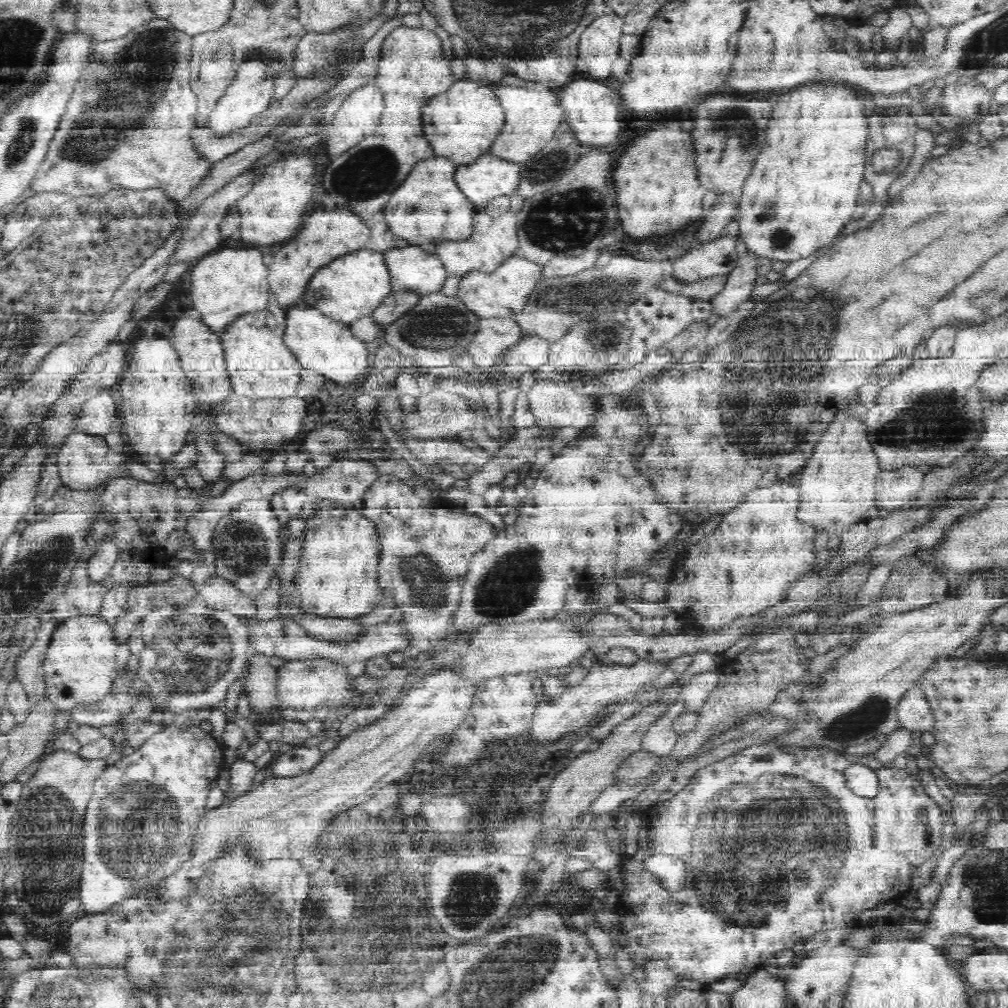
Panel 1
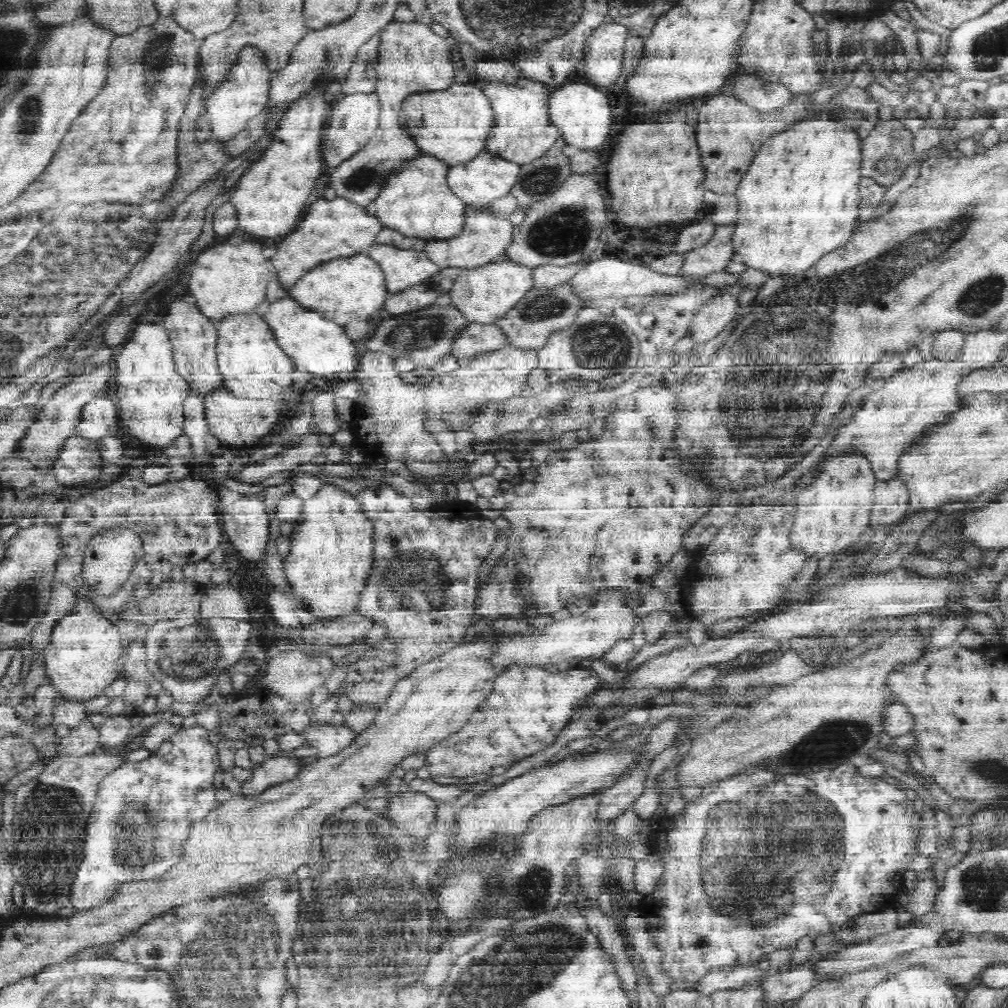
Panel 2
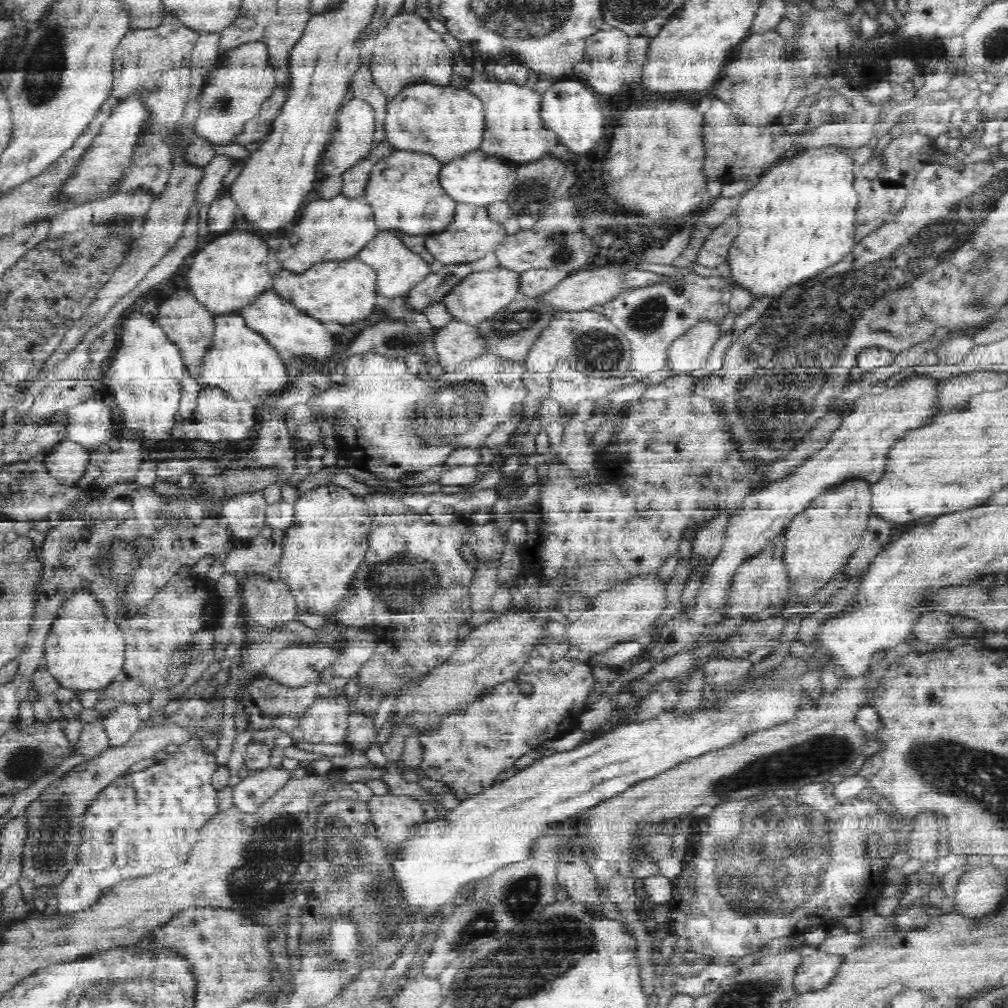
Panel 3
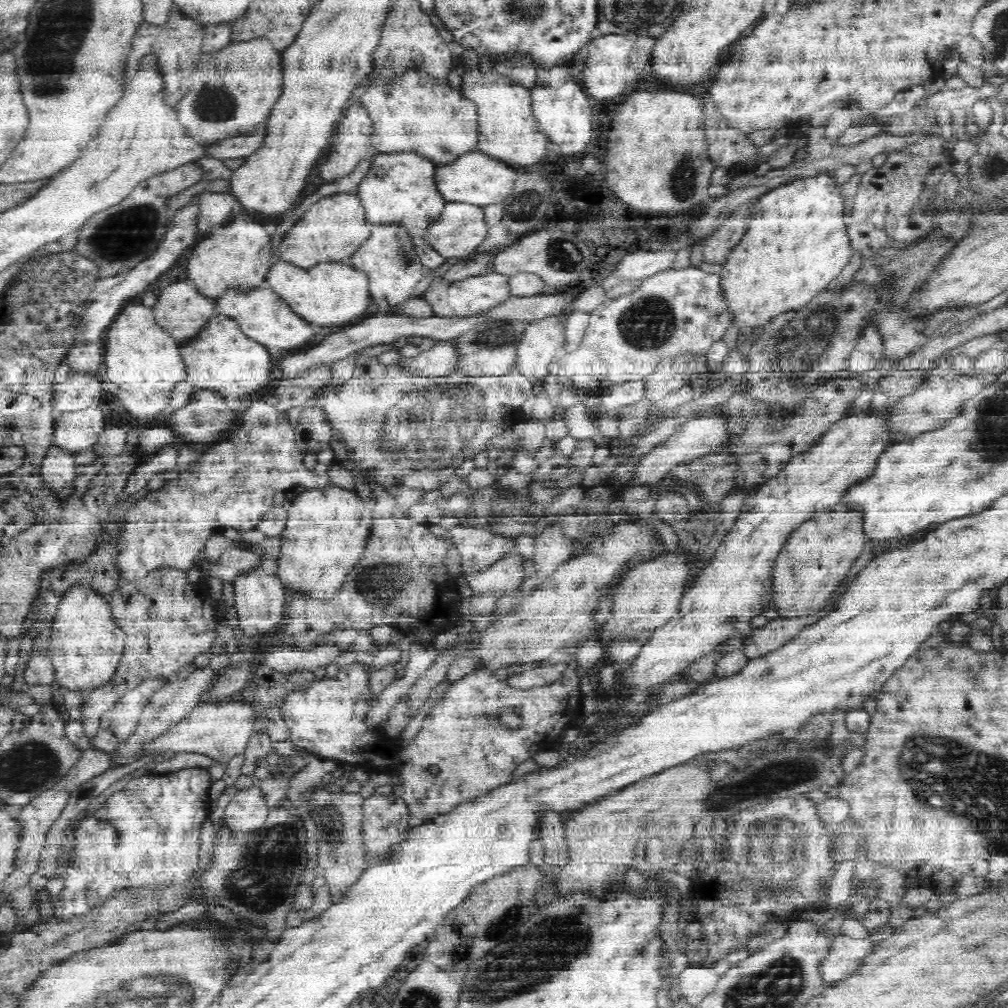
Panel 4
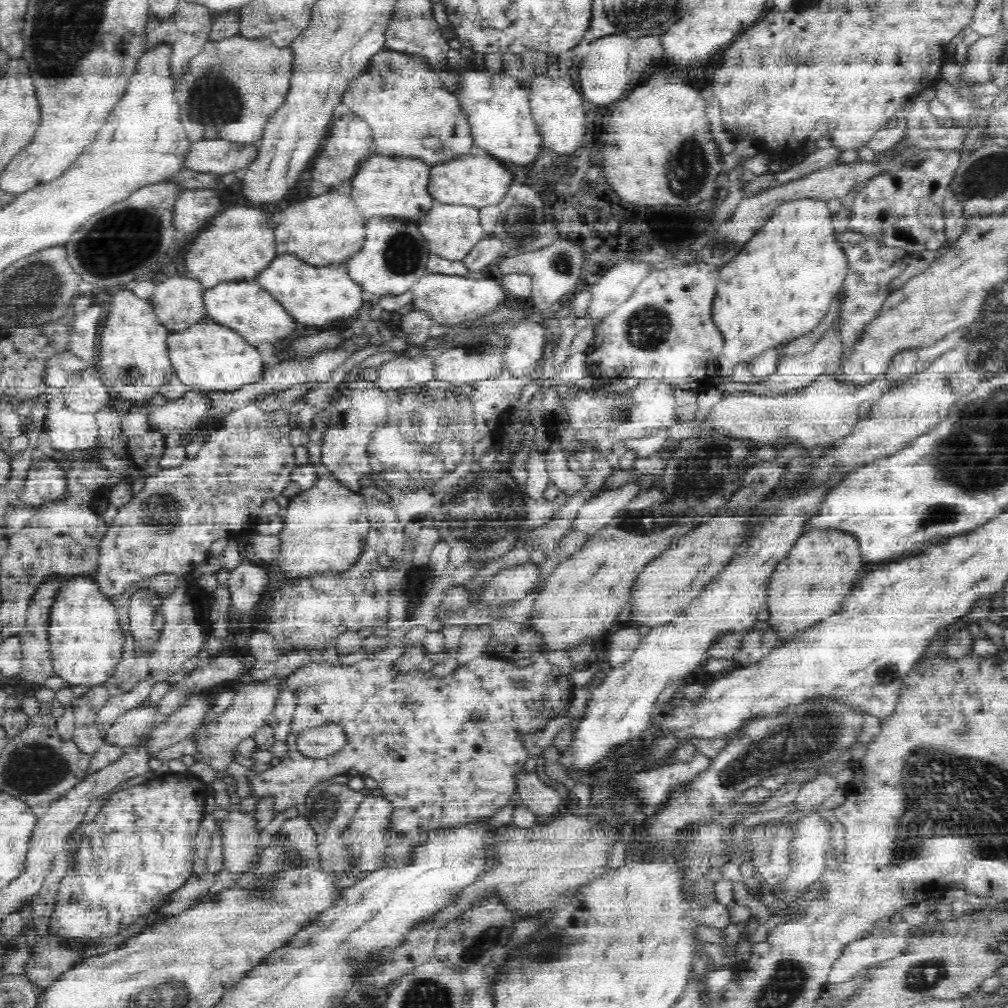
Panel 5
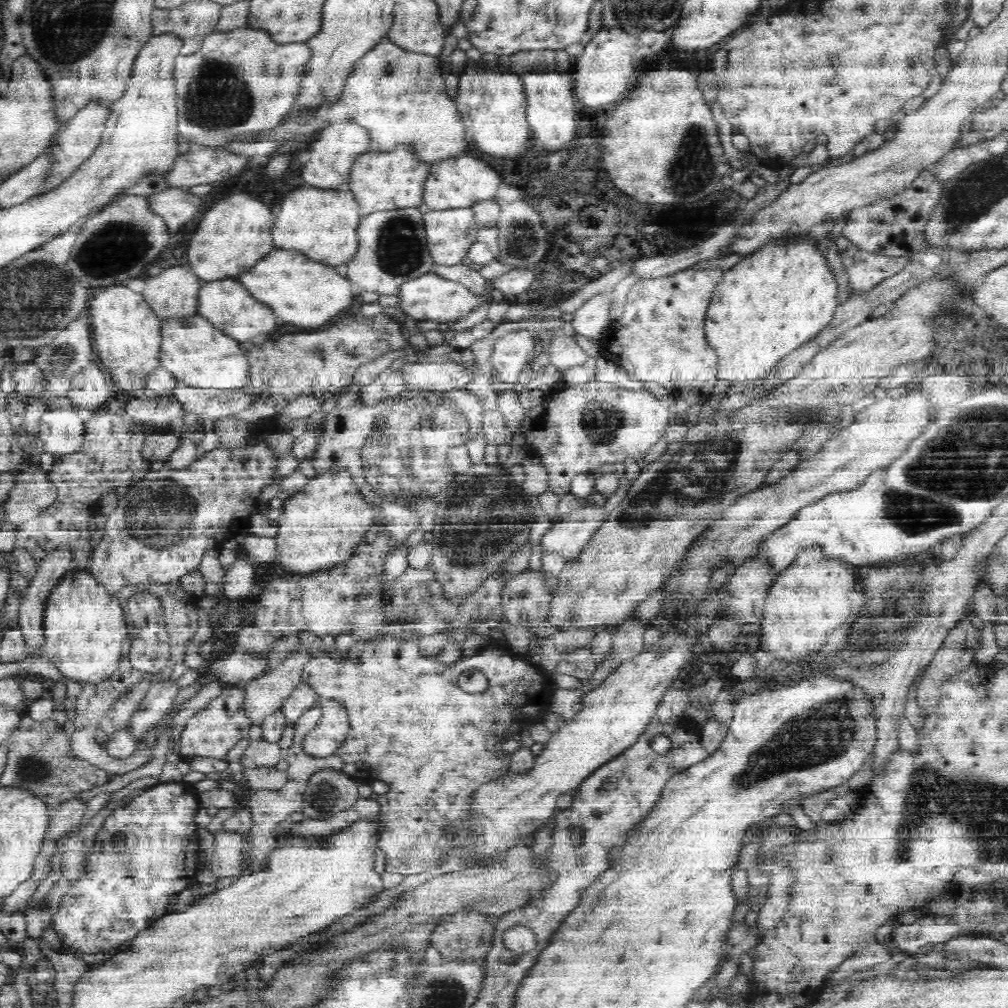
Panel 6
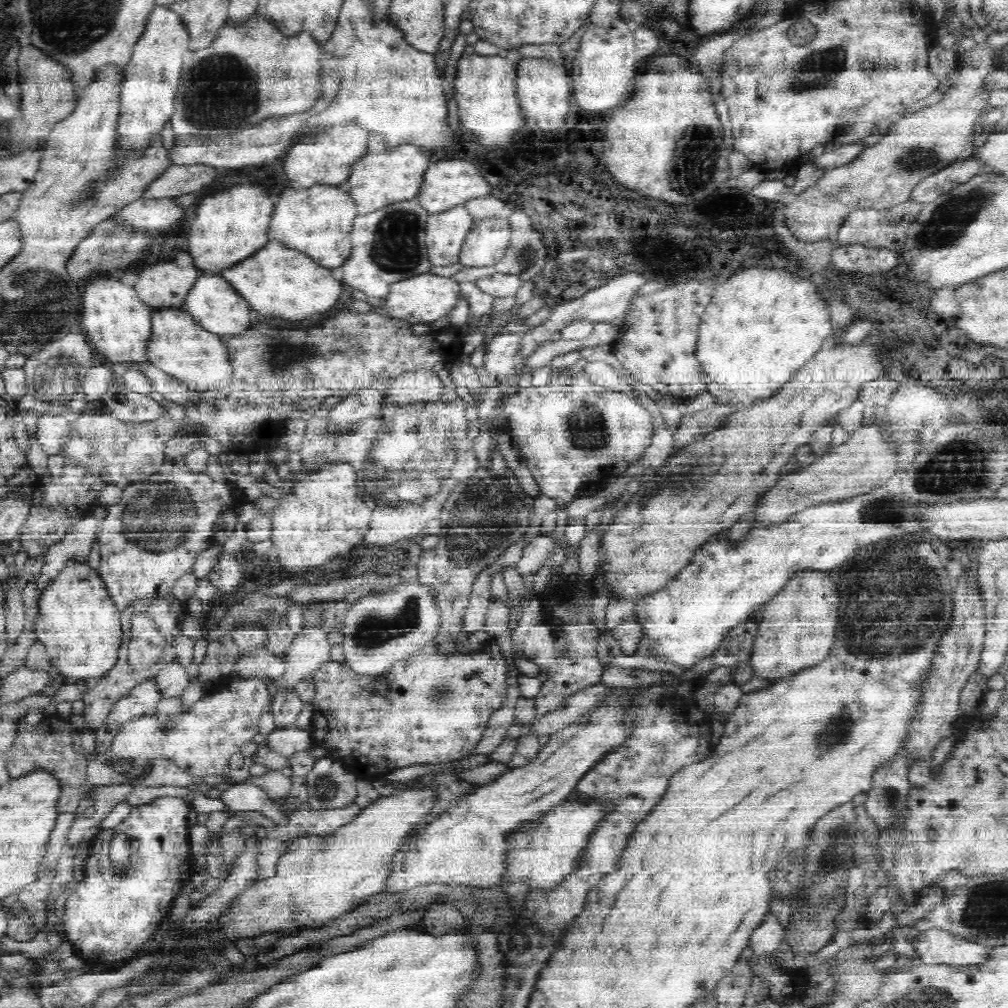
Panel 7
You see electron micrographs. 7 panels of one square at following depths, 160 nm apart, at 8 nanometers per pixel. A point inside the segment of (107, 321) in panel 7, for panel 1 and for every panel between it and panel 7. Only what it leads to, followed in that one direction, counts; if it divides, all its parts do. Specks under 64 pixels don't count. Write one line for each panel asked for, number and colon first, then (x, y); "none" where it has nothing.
1: (158, 408)
2: (151, 393)
3: (146, 374)
4: (140, 357)
5: (134, 347)
6: (127, 334)

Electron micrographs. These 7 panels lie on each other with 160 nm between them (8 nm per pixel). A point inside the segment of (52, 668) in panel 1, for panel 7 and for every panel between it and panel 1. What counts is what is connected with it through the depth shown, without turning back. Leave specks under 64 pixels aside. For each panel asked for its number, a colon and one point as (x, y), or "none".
2: (81, 659)
3: (83, 651)
4: (85, 647)
5: (86, 642)
6: (85, 628)
7: (79, 623)

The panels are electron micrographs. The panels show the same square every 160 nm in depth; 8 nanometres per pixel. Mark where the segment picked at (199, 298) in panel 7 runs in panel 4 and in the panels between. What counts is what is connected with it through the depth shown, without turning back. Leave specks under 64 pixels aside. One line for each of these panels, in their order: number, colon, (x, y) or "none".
4: (266, 317)
5: (247, 306)
6: (227, 303)

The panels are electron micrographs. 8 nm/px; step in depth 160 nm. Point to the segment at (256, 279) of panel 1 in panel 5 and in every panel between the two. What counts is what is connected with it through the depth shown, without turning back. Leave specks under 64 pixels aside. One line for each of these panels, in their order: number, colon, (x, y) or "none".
2: (226, 280)
3: (230, 272)
4: (236, 258)
5: (222, 252)

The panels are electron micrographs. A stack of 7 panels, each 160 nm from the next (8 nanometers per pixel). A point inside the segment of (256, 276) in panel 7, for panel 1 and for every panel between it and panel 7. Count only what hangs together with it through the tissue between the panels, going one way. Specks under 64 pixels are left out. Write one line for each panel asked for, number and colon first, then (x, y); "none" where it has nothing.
1: (353, 286)
2: (346, 289)
3: (346, 292)
4: (330, 292)
5: (319, 295)
6: (303, 292)

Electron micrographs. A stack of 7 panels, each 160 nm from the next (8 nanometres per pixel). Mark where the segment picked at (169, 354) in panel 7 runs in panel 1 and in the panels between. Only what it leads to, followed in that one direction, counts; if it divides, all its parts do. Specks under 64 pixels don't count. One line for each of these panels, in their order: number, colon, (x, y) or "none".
1: (260, 365)
2: (249, 356)
3: (242, 363)
4: (224, 359)
5: (211, 357)
6: (199, 354)

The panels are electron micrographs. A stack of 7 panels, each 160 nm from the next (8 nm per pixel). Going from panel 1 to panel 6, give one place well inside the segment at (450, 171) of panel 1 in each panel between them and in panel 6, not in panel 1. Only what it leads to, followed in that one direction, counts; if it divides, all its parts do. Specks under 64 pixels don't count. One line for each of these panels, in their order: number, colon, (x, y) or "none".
2: (418, 203)
3: (406, 193)
4: (401, 189)
5: (385, 187)
6: (393, 180)

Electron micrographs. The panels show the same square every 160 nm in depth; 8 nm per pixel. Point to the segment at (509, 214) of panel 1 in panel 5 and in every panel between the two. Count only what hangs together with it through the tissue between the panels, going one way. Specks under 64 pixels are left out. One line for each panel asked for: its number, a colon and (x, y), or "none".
2: (485, 236)
3: (473, 234)
4: (462, 228)
5: (451, 230)

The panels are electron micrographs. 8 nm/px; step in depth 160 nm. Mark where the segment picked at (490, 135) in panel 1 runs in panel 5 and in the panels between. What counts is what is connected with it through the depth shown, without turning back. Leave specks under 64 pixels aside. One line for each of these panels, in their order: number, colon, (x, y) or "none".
2: (454, 126)
3: (447, 122)
4: (418, 113)
5: (404, 101)

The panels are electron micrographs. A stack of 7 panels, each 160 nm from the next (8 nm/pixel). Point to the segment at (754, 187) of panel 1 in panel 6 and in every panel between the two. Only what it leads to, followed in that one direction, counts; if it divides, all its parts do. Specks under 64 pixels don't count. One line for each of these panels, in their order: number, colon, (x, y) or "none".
2: (798, 200)
3: (797, 217)
4: (796, 242)
5: (782, 282)
6: (781, 294)

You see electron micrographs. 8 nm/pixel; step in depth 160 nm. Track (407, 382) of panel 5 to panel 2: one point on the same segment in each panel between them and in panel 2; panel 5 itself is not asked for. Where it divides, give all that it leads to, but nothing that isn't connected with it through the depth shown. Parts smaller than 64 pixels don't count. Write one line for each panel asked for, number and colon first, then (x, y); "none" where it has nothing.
2: (476, 339)
3: (458, 341)
4: (441, 359)

